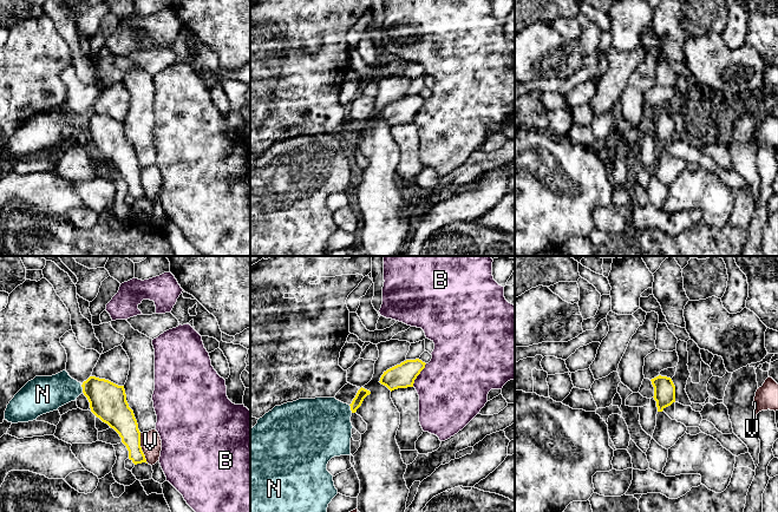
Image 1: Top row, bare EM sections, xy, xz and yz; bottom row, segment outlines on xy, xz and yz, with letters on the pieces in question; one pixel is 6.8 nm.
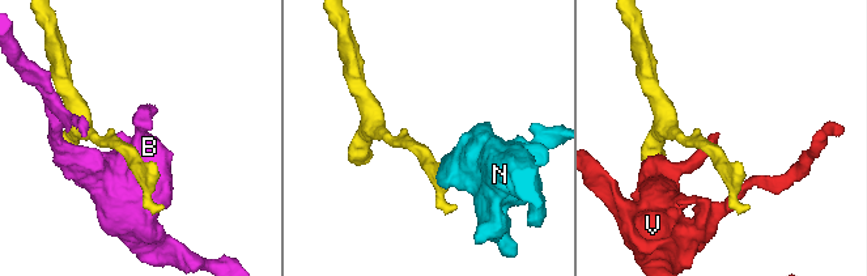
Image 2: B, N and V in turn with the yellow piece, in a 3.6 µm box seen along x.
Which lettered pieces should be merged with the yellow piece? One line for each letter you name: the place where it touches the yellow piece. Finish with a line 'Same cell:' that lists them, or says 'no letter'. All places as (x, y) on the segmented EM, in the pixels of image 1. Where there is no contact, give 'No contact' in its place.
N: Touches yellow at xy (83, 388)
Same cell: N

